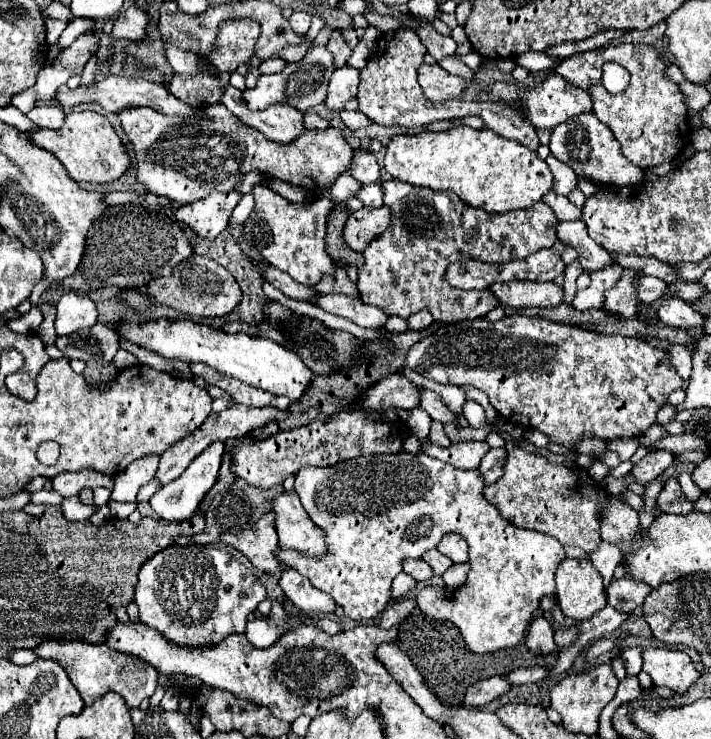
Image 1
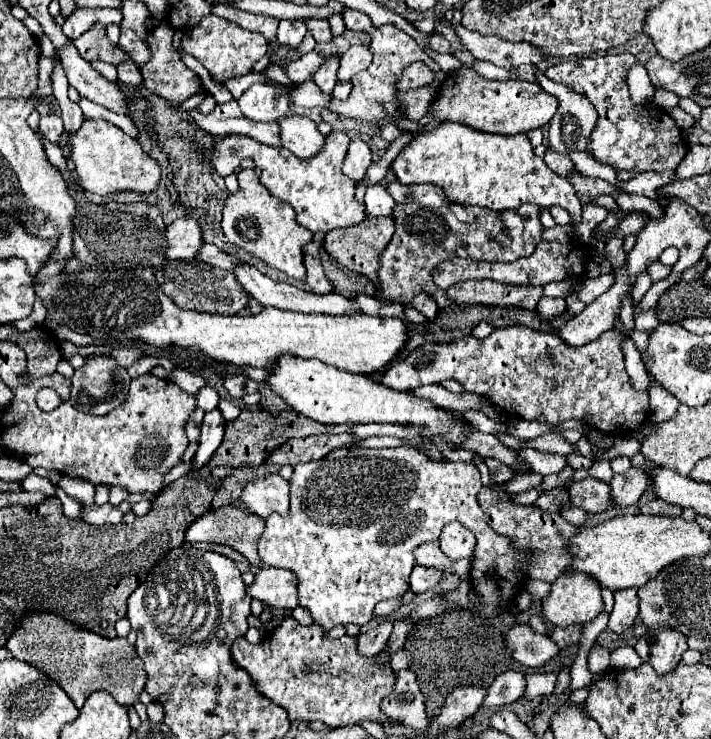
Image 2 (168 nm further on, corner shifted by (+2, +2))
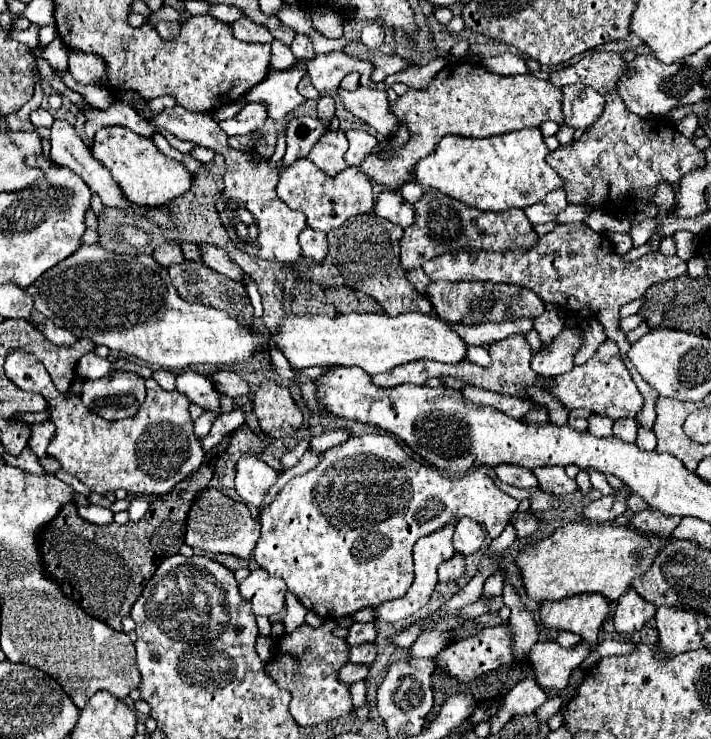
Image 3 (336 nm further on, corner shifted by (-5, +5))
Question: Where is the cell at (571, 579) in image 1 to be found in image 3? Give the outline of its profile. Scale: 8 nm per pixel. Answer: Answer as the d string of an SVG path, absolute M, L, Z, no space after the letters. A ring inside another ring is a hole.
M583 594L559 602L545 602L539 616L547 628L575 632L589 644L597 644L597 632L607 618L607 612L609 602L605 596Z

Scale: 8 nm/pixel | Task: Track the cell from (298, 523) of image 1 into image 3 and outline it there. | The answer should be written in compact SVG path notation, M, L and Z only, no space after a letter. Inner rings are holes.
M243 454L237 460L237 480L235 490L243 502L261 506L263 496L269 492L269 486L279 478L279 472L255 458L253 454Z

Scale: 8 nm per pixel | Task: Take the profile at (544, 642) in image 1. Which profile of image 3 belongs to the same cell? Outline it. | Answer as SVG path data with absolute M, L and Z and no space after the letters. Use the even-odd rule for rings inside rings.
M507 624L483 628L479 634L471 636L471 638L465 638L465 640L459 640L459 642L451 644L449 648L445 648L443 652L439 652L435 656L435 662L447 676L451 676L459 682L471 682L475 678L485 678L489 672L497 670L499 666L513 662L509 628L507 628Z

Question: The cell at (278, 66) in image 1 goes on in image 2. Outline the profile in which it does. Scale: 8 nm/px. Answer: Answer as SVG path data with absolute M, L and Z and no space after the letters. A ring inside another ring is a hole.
M310 51L306 55L302 55L298 61L292 63L284 63L282 71L294 81L294 83L304 83L306 79L310 79L314 75L314 71L320 67L320 63L324 63L324 57L320 57L318 53Z

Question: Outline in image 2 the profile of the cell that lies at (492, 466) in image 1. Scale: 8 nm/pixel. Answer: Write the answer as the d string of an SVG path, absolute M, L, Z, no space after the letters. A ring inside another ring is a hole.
M488 457L488 459L484 459L484 461L486 461L488 469L490 469L490 479L492 479L492 481L502 483L502 481L512 479L512 469L510 469L508 465L504 465L504 463L500 463L498 459L492 459L492 457Z

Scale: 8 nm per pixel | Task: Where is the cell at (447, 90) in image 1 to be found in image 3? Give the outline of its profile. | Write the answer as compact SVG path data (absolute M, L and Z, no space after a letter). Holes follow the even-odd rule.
M375 52L373 56L367 58L373 64L373 72L371 72L371 82L379 84L383 82L389 74L395 74L399 70L405 70L407 64L403 58L399 58L397 54L383 54L383 52Z

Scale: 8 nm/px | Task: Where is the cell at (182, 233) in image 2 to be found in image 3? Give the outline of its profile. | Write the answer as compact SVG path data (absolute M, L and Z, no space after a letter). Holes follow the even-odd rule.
M165 242L161 246L157 246L153 250L153 258L161 264L161 266L171 266L171 264L179 264L183 262L183 252L181 246L175 242Z

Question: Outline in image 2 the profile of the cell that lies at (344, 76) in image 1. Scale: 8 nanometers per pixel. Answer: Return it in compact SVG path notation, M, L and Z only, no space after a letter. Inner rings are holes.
M354 45L340 57L340 69L338 69L338 81L350 81L356 73L368 69L372 63L372 53L368 51L368 45Z

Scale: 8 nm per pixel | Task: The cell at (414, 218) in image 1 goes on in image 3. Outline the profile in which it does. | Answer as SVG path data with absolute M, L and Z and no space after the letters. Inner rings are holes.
M409 182L401 188L405 200L415 208L415 224L403 232L401 238L401 264L403 268L423 266L433 256L451 250L509 250L509 248L531 248L537 242L537 234L531 230L521 208L509 208L505 212L481 212L467 206L447 194L423 188L417 182Z

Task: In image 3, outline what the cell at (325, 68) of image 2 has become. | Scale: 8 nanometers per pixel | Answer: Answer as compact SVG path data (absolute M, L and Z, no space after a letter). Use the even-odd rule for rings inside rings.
M323 96L319 98L319 106L317 106L317 116L319 120L325 124L325 130L329 130L329 124L333 120L333 114L335 112L335 100L331 96Z

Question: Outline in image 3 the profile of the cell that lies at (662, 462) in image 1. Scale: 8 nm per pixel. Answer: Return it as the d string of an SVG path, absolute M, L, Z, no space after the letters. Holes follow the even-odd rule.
M619 492L619 494L613 494L613 496L603 496L599 500L593 500L591 504L587 504L583 508L583 518L587 520L593 520L593 522L611 522L615 518L619 518L627 504L629 492Z

